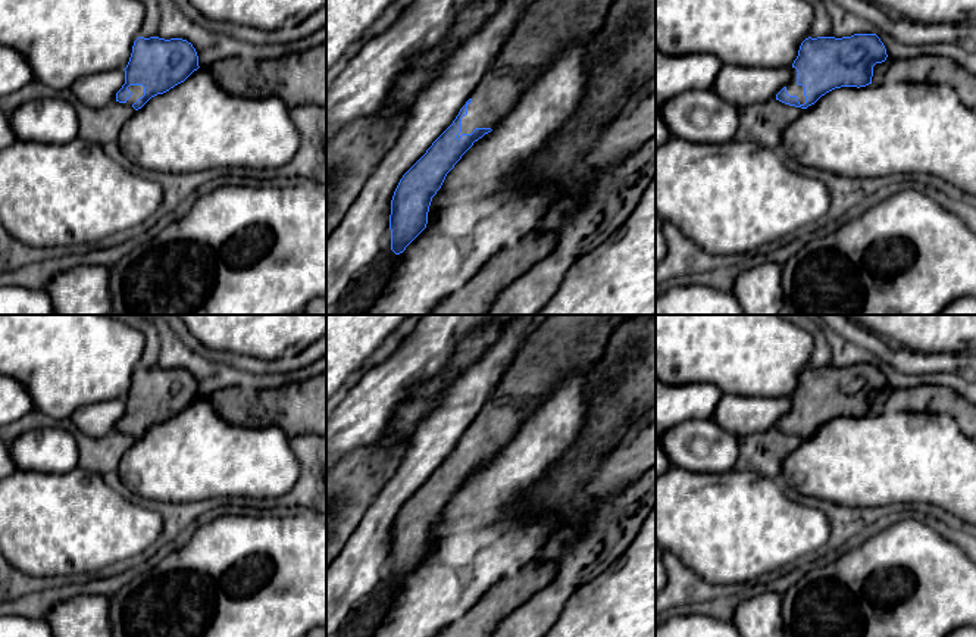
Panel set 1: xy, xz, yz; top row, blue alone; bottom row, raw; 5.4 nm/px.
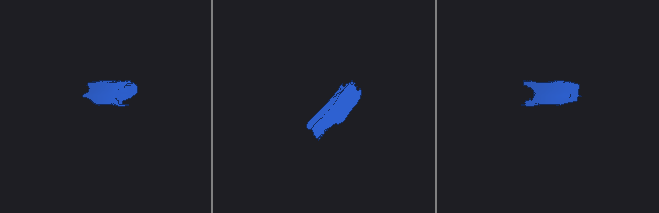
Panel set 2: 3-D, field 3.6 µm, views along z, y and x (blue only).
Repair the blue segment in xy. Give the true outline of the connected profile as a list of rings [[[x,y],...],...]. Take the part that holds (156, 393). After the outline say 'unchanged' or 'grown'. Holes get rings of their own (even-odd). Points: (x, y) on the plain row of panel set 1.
[[[138,366],[125,400],[125,413],[116,431],[141,438],[151,427],[184,412],[198,396],[191,372],[182,368]]]; grown

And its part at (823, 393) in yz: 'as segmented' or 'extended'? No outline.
extended

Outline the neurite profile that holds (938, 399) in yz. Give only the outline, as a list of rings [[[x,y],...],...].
[[[945,385],[885,390],[873,396],[875,410],[932,412],[954,418],[961,431],[976,440],[976,405]]]

